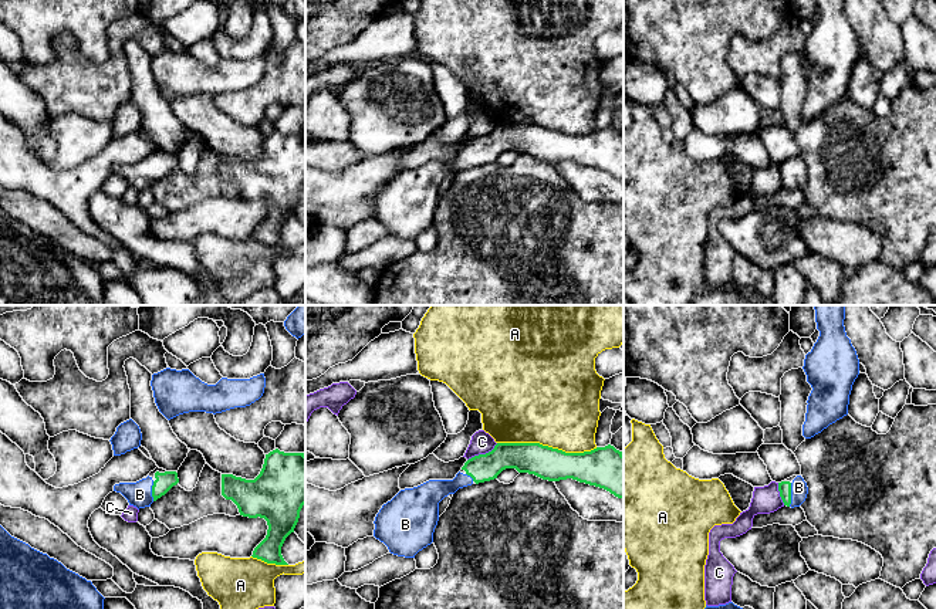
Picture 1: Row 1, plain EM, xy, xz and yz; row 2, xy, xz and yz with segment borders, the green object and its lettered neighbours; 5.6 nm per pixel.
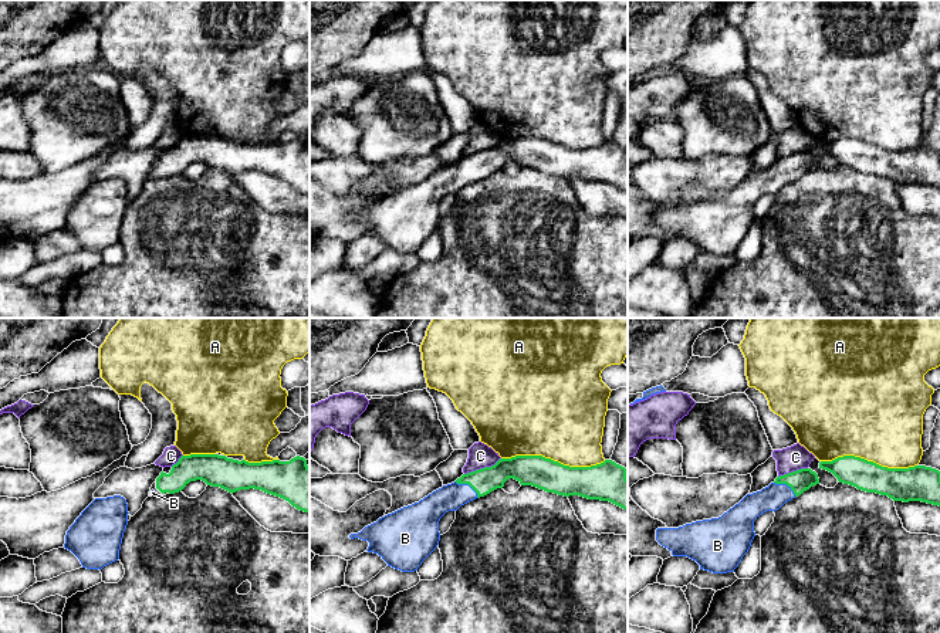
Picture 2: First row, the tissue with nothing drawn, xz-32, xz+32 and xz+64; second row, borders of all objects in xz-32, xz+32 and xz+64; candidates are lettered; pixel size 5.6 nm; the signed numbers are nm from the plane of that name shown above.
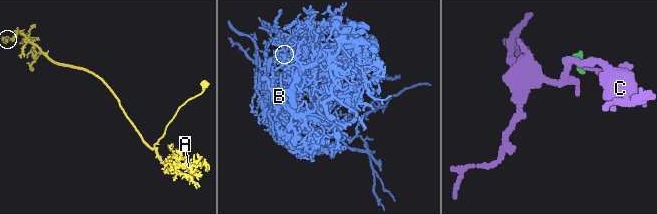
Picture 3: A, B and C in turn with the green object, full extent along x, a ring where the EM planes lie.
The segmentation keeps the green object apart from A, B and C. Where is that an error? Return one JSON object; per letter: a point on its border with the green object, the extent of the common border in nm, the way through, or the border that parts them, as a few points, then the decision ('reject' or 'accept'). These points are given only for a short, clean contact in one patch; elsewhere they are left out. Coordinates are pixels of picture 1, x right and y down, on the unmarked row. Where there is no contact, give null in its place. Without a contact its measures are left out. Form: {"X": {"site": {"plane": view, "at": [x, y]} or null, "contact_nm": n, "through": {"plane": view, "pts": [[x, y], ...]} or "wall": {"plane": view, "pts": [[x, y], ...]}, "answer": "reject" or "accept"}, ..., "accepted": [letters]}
{"A": {"site": {"plane": "xz", "at": [547, 128]}, "contact_nm": 550, "answer": "reject"}, "B": {"site": {"plane": "yz", "at": [790, 176]}, "contact_nm": 140, "through": {"plane": "yz", "pts": [[784, 169], [790, 176], [798, 169]]}, "answer": "accept"}, "C": {"site": {"plane": "xz", "at": [482, 136]}, "contact_nm": 200, "wall": {"plane": "xz", "pts": [[497, 125], [490, 132], [475, 136], [468, 142]]}, "answer": "reject"}, "accepted": ["B"]}

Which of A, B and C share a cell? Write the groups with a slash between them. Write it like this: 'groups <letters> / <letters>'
groups A / B / C

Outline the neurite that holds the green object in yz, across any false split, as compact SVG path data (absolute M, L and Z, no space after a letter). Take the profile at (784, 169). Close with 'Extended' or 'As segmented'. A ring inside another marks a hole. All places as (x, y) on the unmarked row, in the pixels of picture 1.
M797 158L791 165L781 163L778 165L780 179L787 189L800 189L808 176L807 165L801 158Z. Extended

